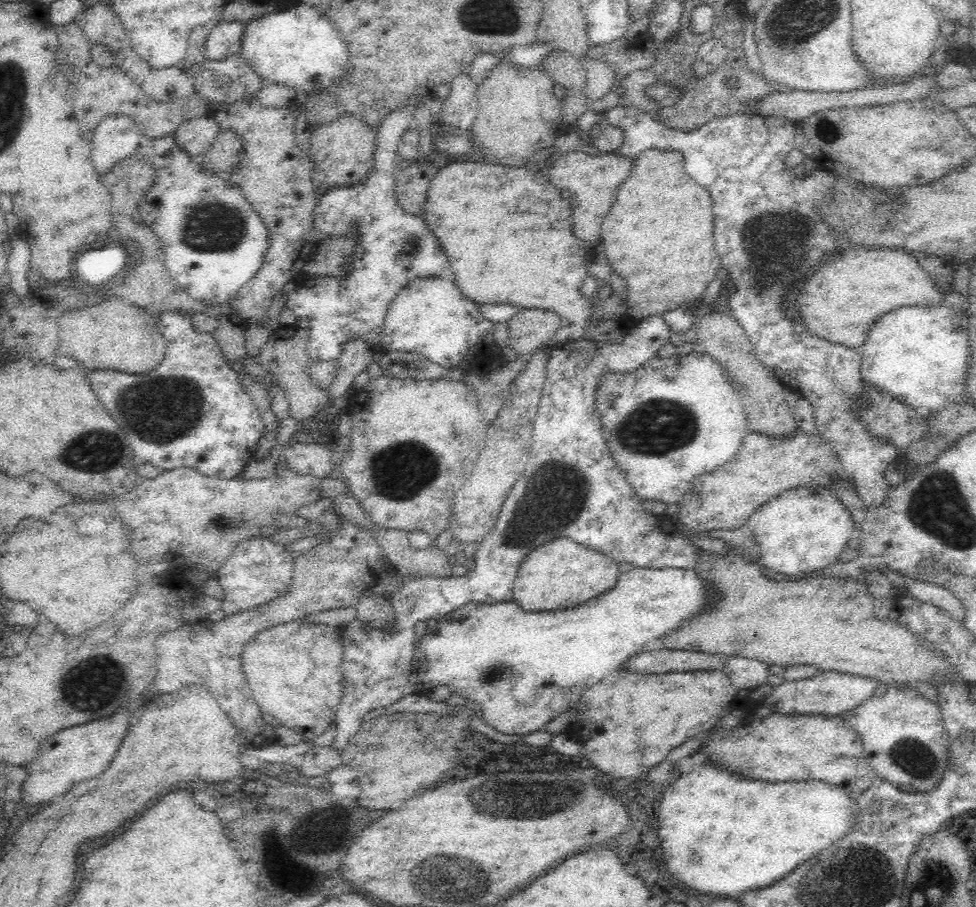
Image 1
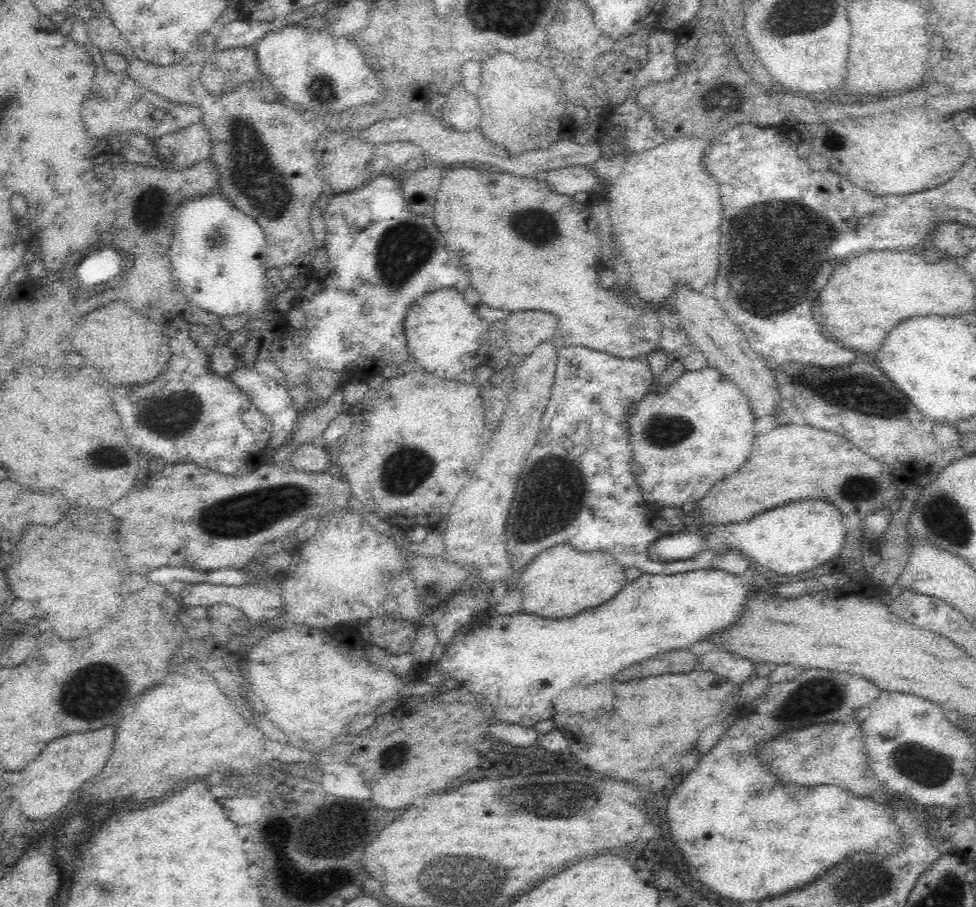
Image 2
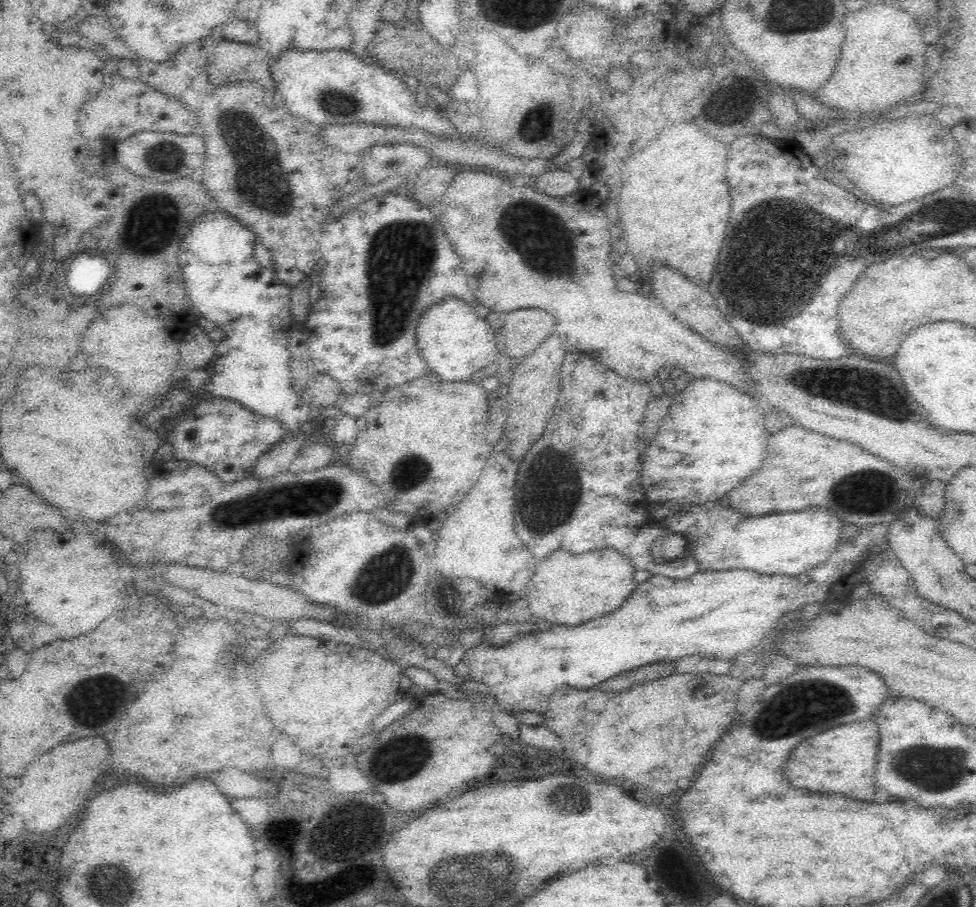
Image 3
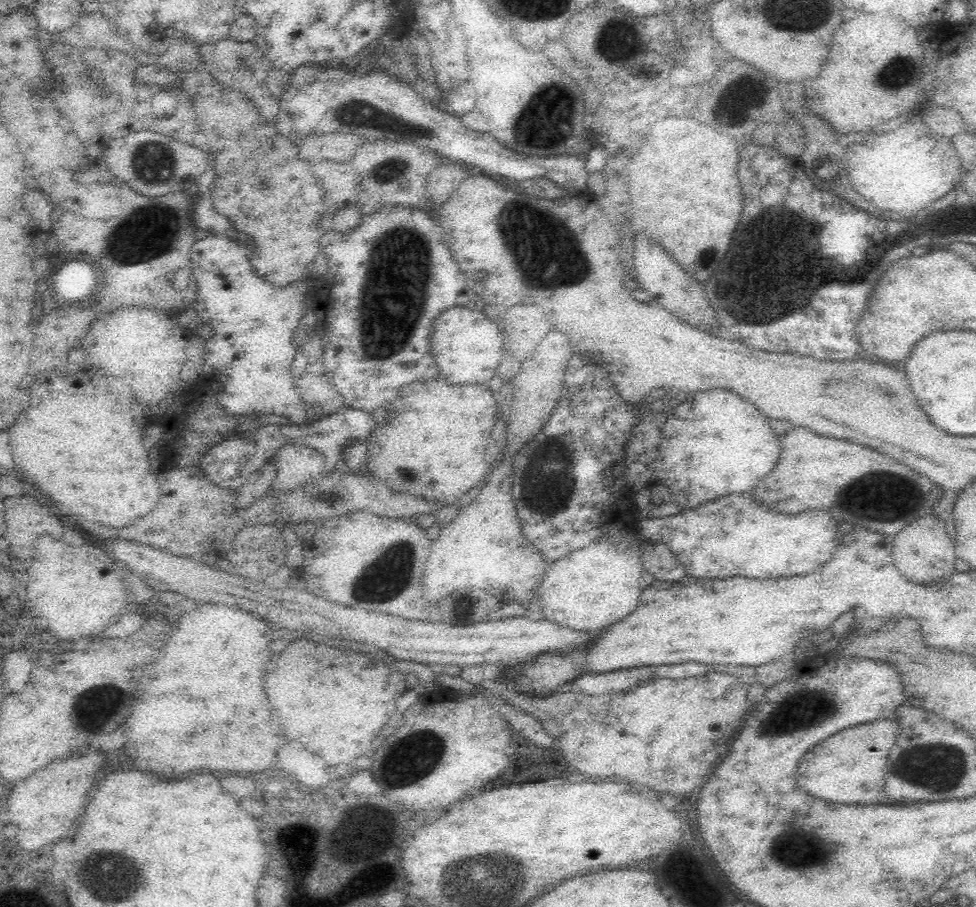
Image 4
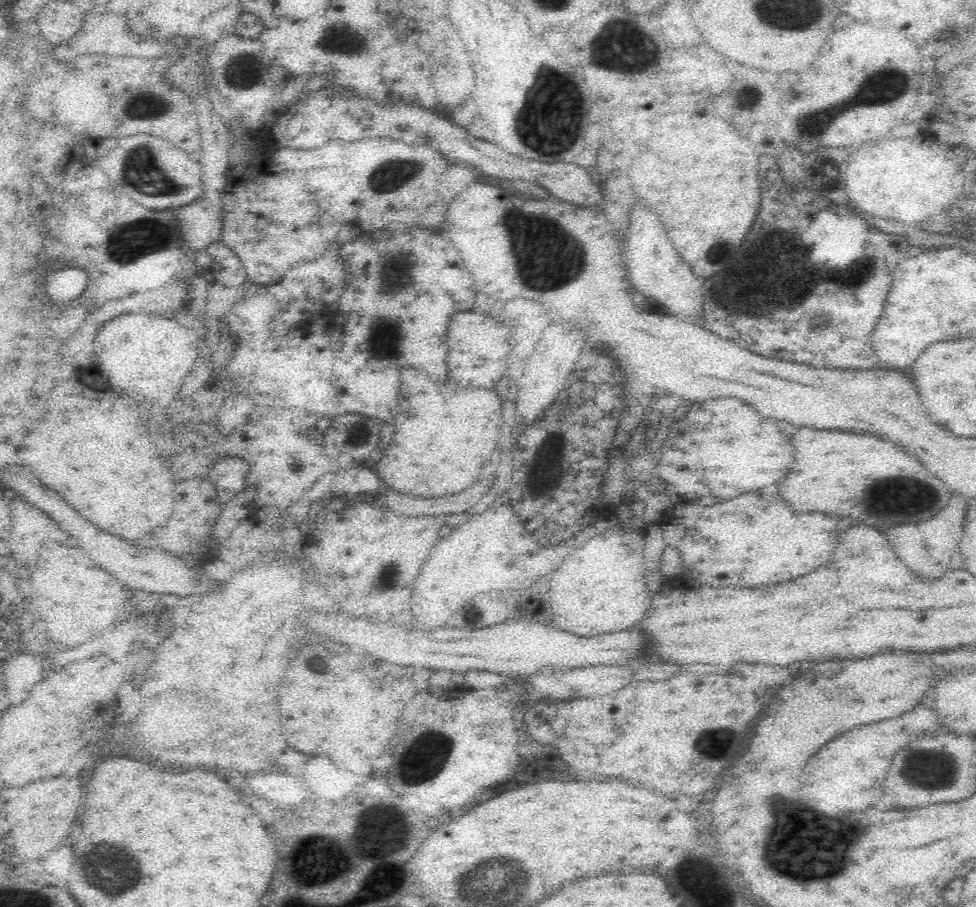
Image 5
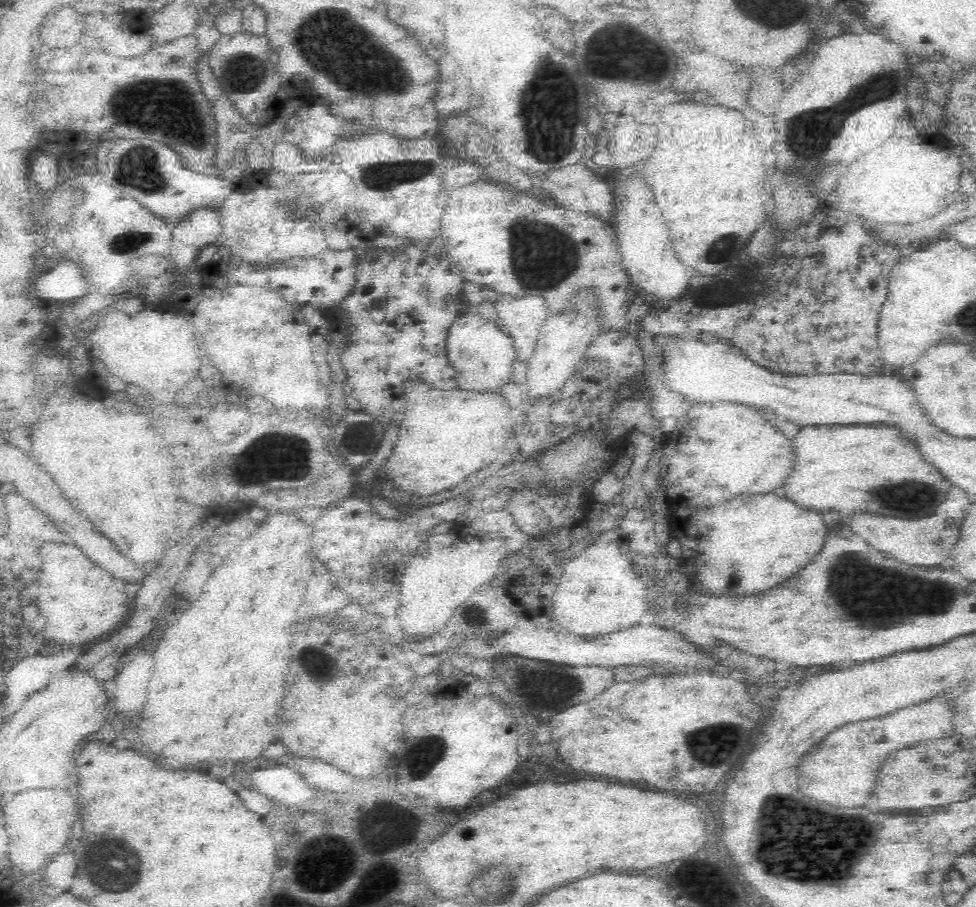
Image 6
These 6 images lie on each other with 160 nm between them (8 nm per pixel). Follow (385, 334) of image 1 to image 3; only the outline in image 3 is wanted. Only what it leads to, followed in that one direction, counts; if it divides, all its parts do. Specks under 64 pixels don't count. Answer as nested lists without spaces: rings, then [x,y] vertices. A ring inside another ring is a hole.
[[[446,298],[430,306],[420,318],[416,338],[427,367],[432,368],[442,380],[450,382],[470,380],[478,370],[496,362],[502,354],[502,348],[496,348],[494,332],[486,320],[480,320],[474,308],[458,298]]]

